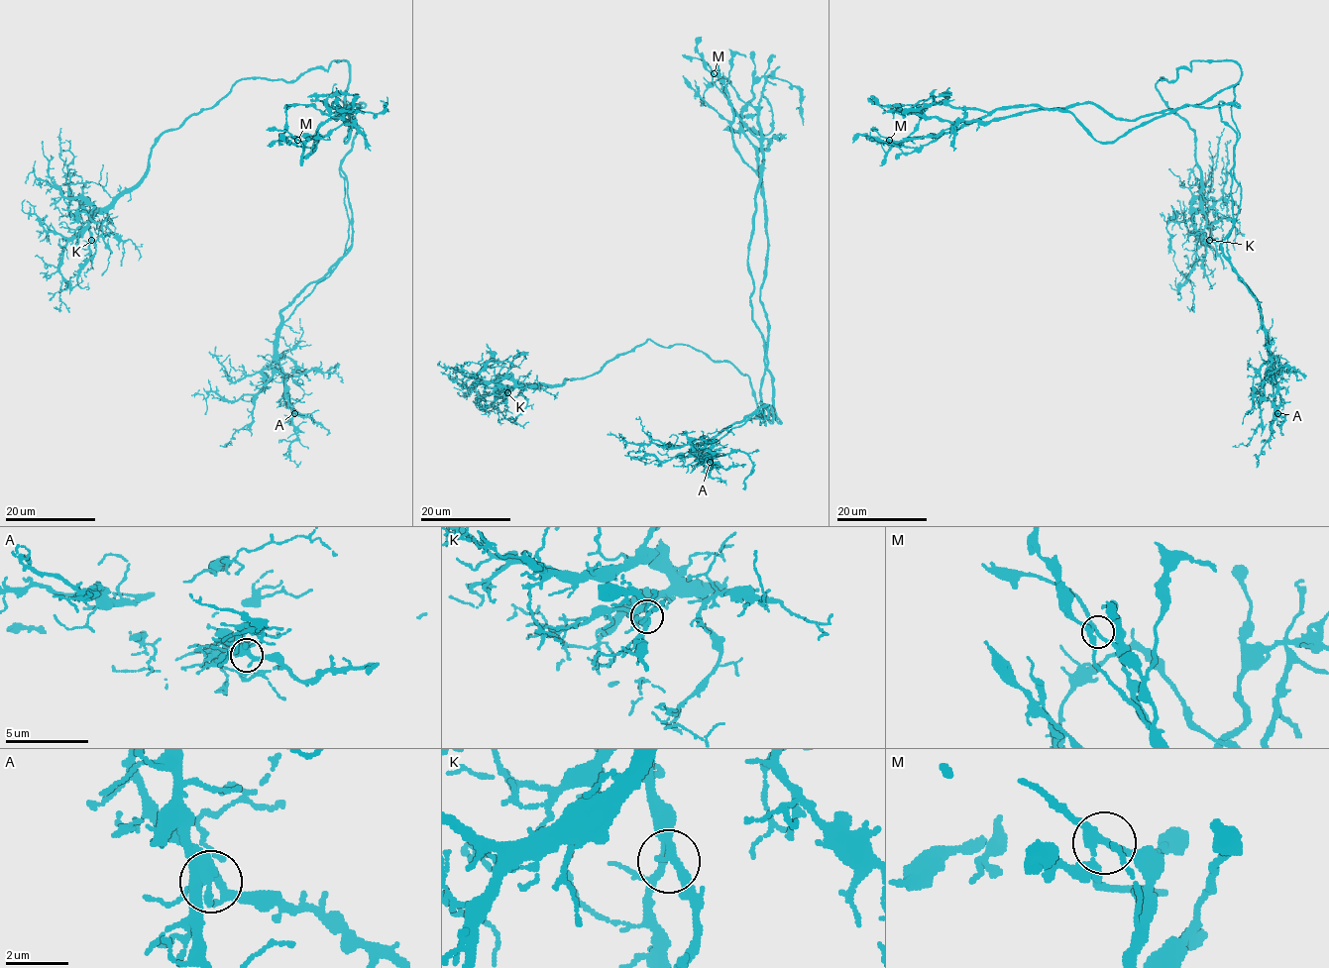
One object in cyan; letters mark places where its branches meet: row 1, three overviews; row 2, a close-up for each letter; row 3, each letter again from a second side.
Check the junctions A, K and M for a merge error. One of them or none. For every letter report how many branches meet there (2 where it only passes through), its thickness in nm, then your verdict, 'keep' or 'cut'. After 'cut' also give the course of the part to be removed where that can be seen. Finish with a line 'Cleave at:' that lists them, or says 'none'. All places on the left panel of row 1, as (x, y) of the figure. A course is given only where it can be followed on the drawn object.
A: 3 branches meet; 360 nm thick; keep
K: 3 branches meet; 240 nm thick; keep
M: 3 branches meet; 240 nm thick; cut; foreign part runs (297, 140), (359, 102), (345, 254), (219, 446)
Cleave at: M

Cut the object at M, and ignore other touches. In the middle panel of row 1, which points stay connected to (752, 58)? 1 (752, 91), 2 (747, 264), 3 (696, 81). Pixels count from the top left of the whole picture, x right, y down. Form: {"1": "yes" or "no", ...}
{"1": "yes", "2": "no", "3": "no"}

